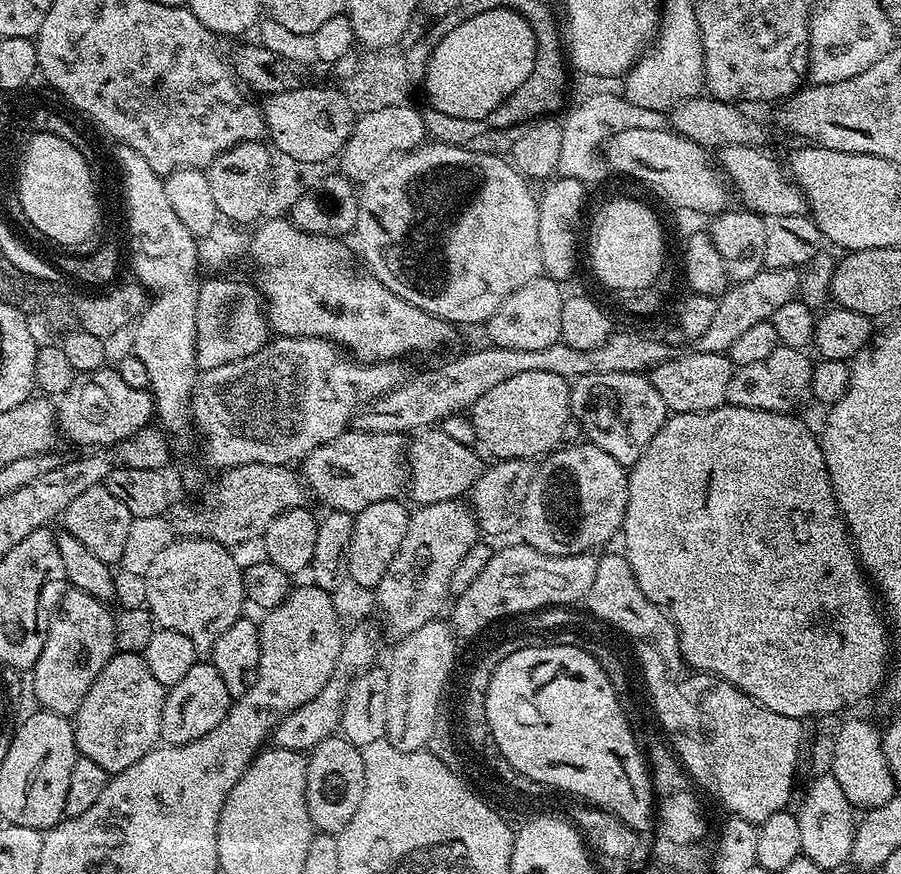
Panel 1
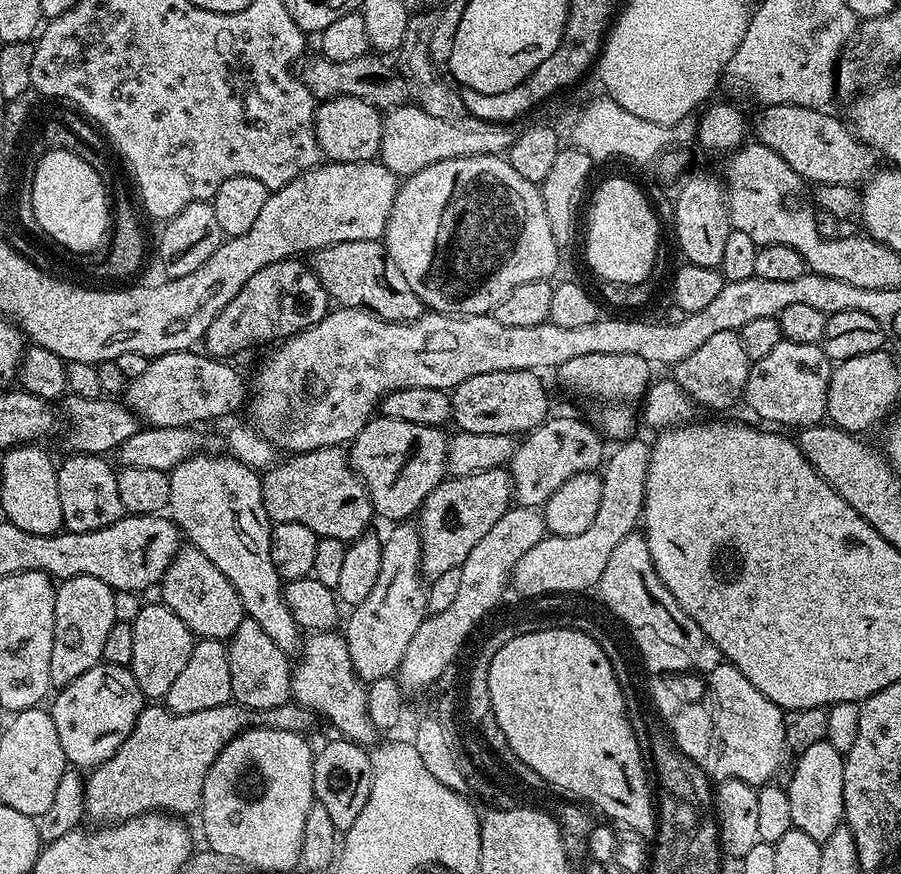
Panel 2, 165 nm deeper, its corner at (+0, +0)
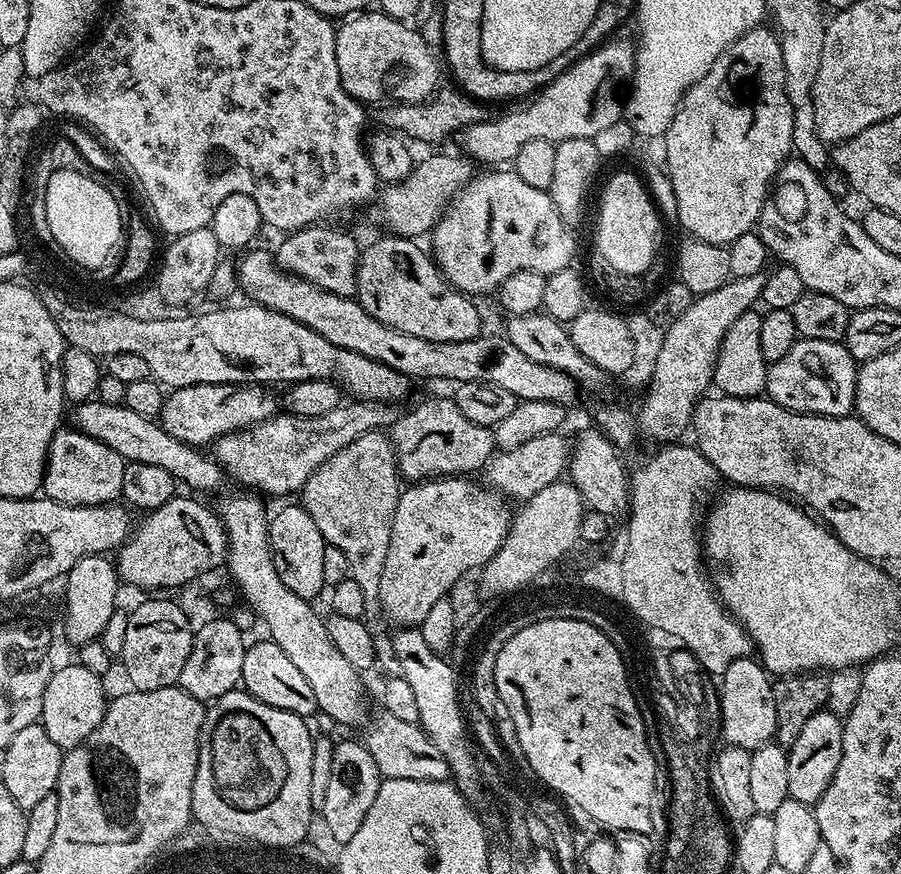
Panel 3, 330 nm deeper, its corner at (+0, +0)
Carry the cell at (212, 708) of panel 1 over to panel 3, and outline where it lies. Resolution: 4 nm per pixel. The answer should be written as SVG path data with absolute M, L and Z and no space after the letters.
M217 618L195 629L190 646L190 658L182 666L178 687L194 698L211 702L222 698L222 694L235 692L242 684L242 662L246 647L245 633L240 631L231 618Z

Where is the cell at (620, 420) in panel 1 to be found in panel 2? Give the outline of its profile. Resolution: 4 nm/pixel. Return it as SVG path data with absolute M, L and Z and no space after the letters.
M582 354L579 358L570 358L570 362L562 362L554 376L570 391L592 400L590 420L601 437L623 442L633 435L636 420L638 424L638 405L654 379L652 372L653 364L646 358L638 358L638 354Z

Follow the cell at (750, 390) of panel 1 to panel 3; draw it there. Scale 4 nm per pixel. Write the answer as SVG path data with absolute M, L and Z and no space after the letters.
M797 339L794 346L778 362L768 365L768 377L764 392L767 399L773 400L791 412L803 412L808 416L847 416L856 406L856 369L858 361L838 340Z

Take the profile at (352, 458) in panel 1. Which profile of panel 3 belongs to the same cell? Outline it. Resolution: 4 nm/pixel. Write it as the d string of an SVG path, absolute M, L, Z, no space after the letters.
M436 396L433 400L424 400L416 404L408 413L397 415L390 429L390 439L396 450L396 462L400 465L400 475L405 481L419 482L442 476L464 476L476 474L485 467L494 455L494 432L492 428L478 426L478 422L470 422L462 410L458 410L455 399Z

